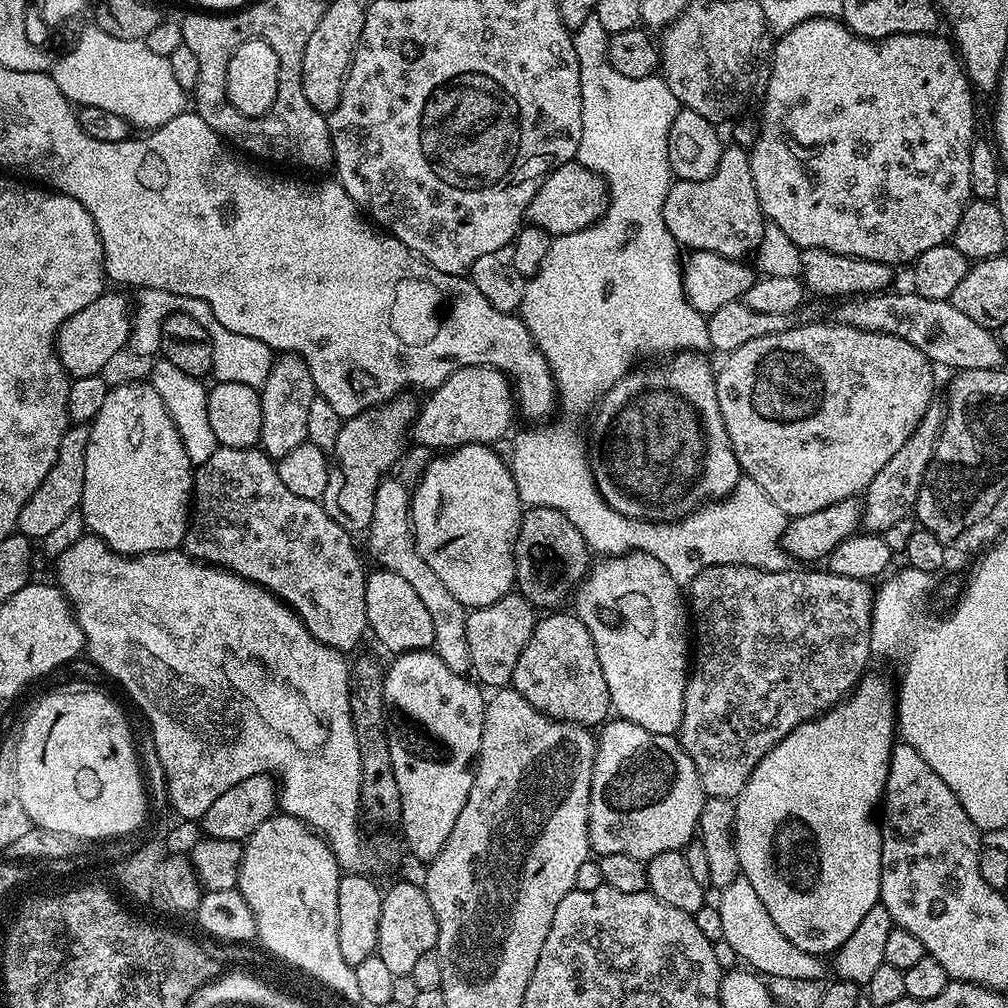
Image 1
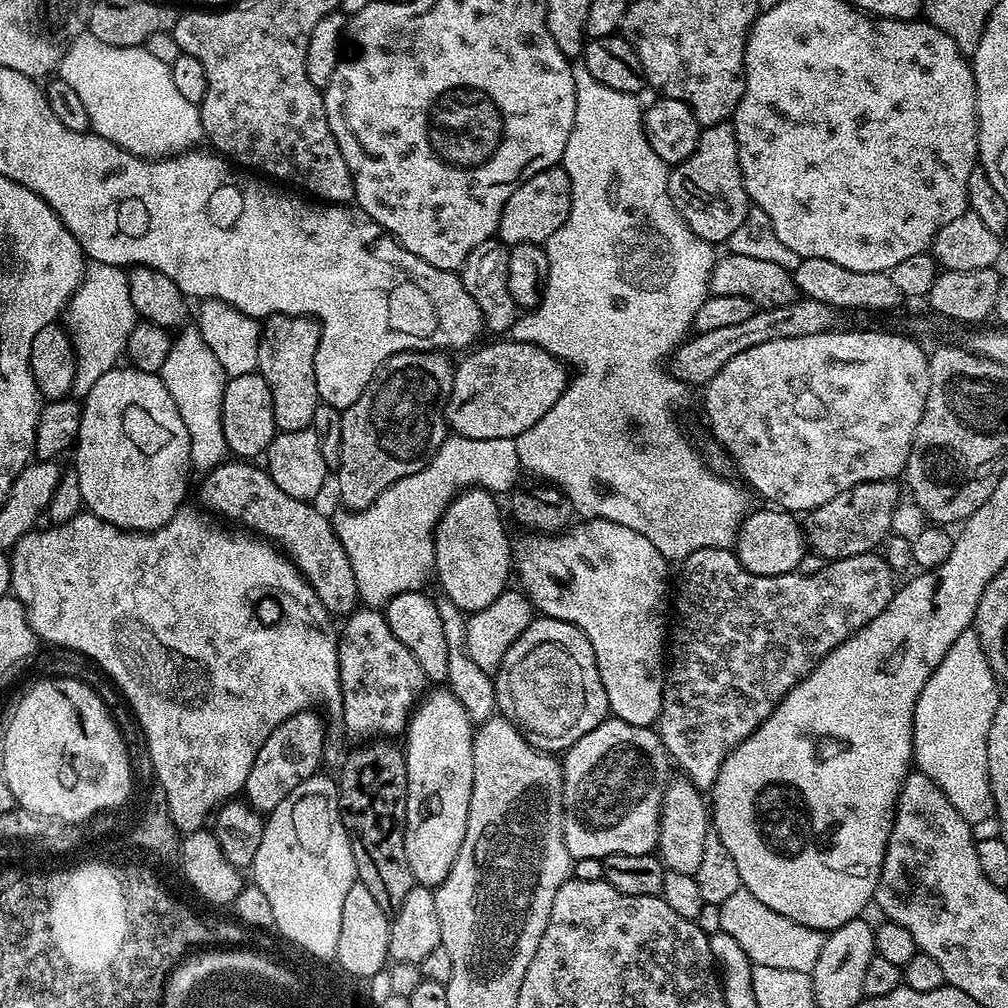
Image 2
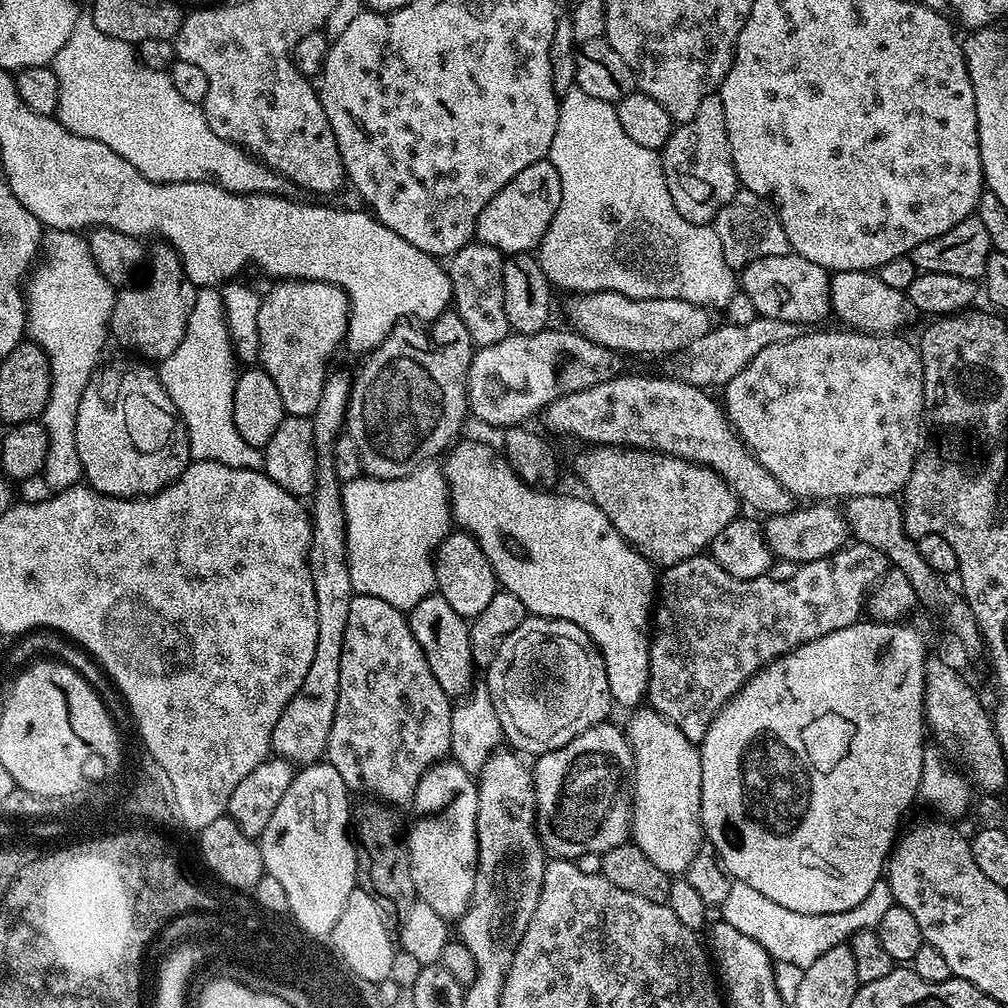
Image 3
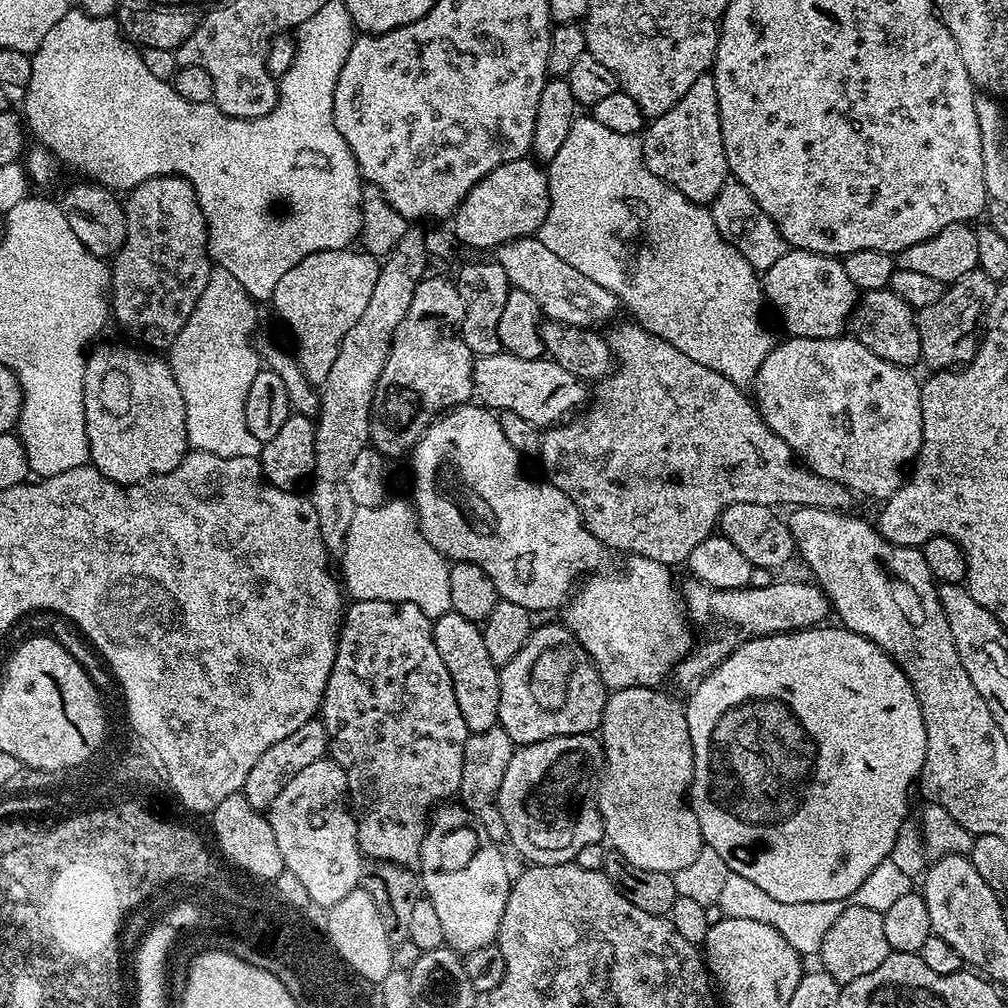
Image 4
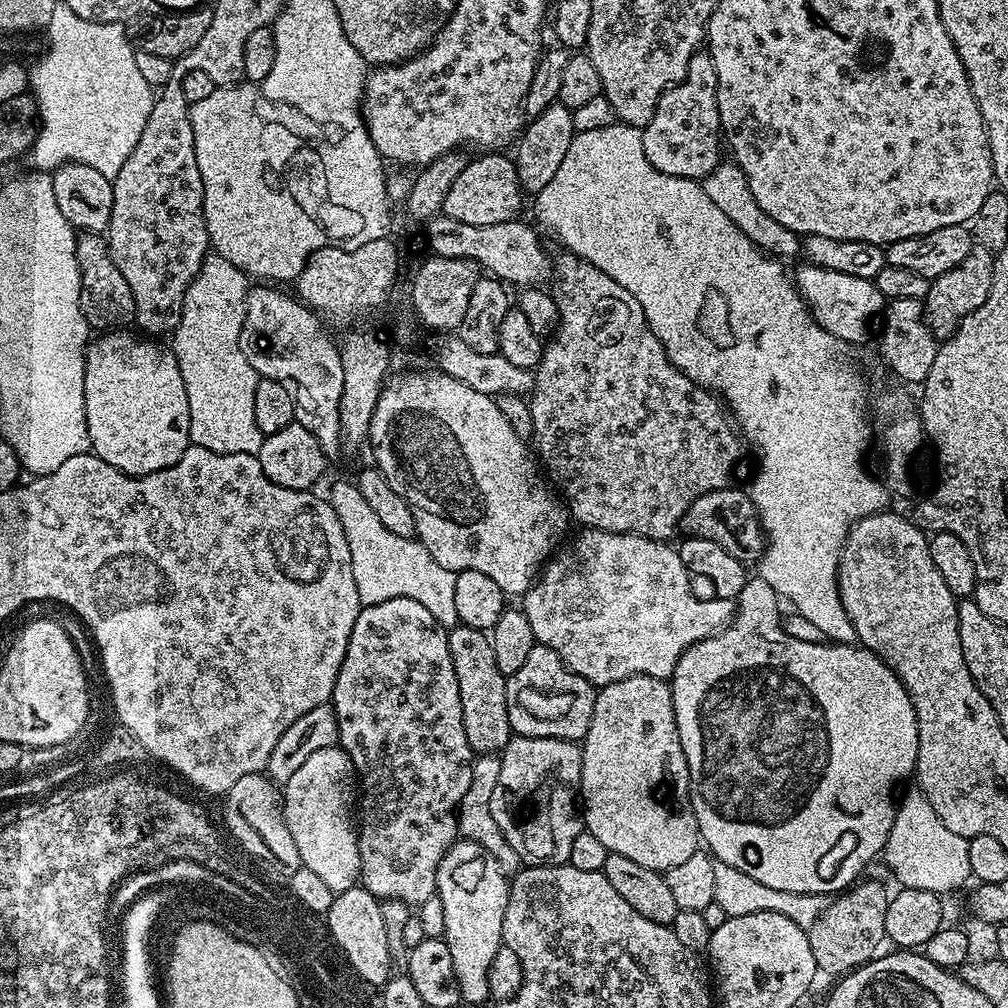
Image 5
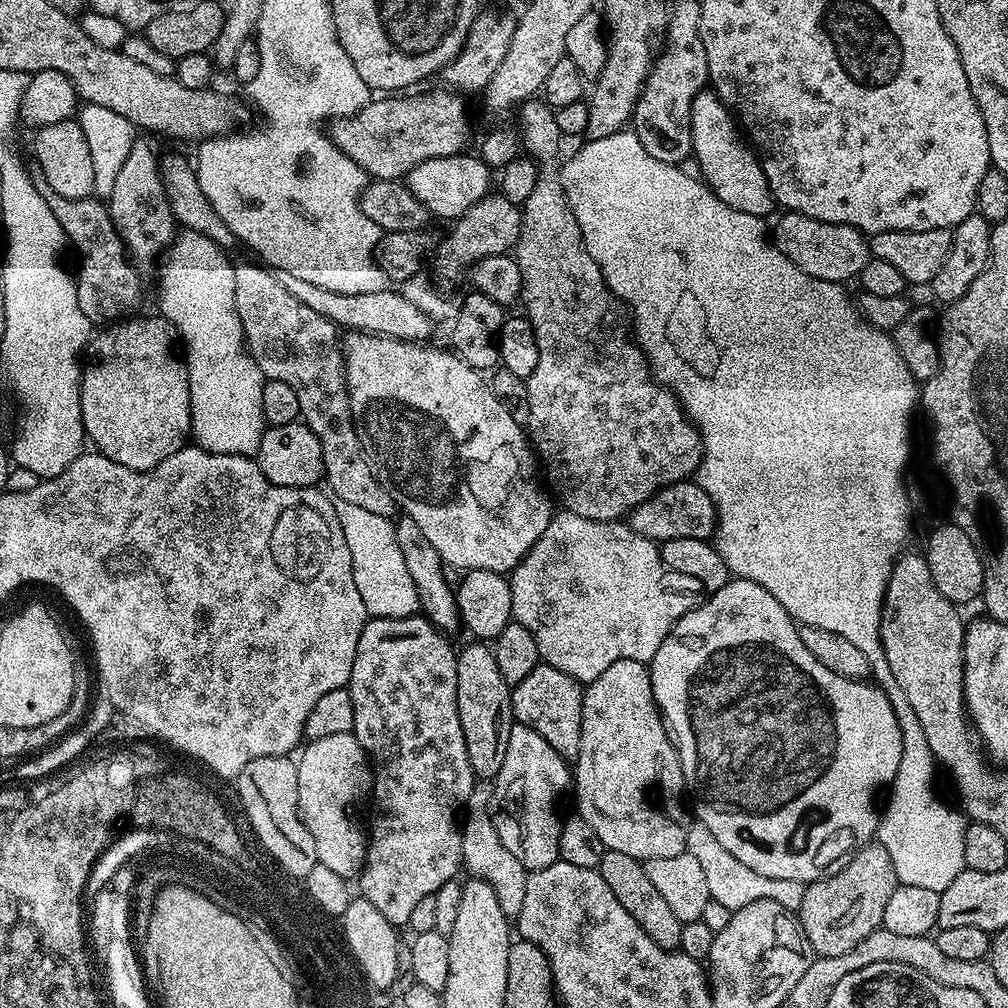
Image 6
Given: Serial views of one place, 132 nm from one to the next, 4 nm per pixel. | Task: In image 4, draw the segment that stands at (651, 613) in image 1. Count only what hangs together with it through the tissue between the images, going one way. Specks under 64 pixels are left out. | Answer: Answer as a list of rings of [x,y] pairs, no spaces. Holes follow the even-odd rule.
[[[476,402],[459,404],[457,408],[448,409],[443,416],[438,416],[432,421],[432,425],[426,429],[422,434],[422,438],[413,446],[410,453],[411,460],[412,496],[410,495],[410,500],[415,507],[420,532],[426,538],[426,542],[430,542],[430,546],[434,546],[434,550],[441,552],[449,561],[465,560],[471,564],[482,566],[482,570],[486,570],[486,574],[490,574],[490,582],[494,582],[496,595],[499,599],[514,602],[517,606],[522,606],[527,612],[533,614],[548,612],[551,608],[560,610],[568,603],[581,577],[585,574],[595,573],[601,567],[599,564],[604,560],[606,549],[604,545],[598,542],[598,538],[594,538],[594,534],[590,534],[590,530],[584,525],[578,506],[574,506],[574,502],[570,502],[570,498],[566,498],[566,494],[562,494],[562,490],[558,490],[558,486],[547,483],[543,479],[540,479],[541,481],[531,480],[524,473],[525,461],[522,459],[520,452],[514,450],[514,446],[510,446],[506,434],[502,434],[500,418],[495,411],[489,410]]]

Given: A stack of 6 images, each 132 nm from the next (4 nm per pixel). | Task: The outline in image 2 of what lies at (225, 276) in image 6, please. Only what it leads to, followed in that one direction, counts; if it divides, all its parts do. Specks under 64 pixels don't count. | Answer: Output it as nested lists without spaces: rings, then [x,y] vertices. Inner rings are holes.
[[[196,326],[185,327],[184,334],[173,343],[160,372],[160,381],[170,390],[182,422],[186,422],[186,434],[190,434],[190,458],[192,467],[200,474],[214,470],[229,459],[230,453],[222,434],[222,394],[226,375],[214,351],[203,340]]]

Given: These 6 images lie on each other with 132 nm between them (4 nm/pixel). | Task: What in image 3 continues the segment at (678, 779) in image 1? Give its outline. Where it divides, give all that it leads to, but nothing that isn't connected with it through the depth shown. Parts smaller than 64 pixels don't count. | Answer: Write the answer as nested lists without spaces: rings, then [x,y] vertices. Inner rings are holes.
[[[612,722],[595,724],[566,746],[535,757],[530,771],[536,795],[536,834],[549,857],[575,861],[582,854],[606,853],[629,839],[633,807],[626,770],[631,767],[627,735]]]

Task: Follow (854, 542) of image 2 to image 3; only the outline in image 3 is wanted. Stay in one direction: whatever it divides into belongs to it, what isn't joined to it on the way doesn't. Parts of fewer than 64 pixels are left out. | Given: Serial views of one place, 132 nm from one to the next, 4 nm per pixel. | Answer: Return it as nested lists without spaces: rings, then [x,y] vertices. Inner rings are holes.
[[[816,502],[808,507],[812,508],[796,506],[790,512],[777,512],[769,515],[767,517],[768,521],[766,519],[763,521],[764,541],[768,543],[768,549],[771,550],[773,557],[777,561],[789,560],[792,566],[809,564],[818,558],[826,558],[830,554],[834,554],[838,549],[845,547],[849,543],[848,522],[844,518],[843,511],[835,503]]]

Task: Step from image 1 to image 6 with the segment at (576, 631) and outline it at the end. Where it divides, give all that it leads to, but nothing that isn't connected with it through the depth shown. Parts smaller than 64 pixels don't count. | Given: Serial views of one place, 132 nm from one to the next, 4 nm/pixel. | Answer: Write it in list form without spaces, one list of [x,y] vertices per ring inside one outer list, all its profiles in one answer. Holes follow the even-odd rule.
[[[541,662],[512,688],[512,715],[515,723],[530,726],[530,730],[538,730],[538,734],[542,734],[542,738],[546,738],[546,742],[558,750],[562,759],[572,762],[582,742],[583,697],[584,688],[579,680]]]

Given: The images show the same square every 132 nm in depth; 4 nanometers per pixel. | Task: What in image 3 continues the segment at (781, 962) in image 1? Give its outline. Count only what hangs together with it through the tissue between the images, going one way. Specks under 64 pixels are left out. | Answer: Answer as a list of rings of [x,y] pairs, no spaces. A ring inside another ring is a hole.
[[[882,878],[874,884],[858,906],[842,910],[838,914],[798,914],[798,910],[786,910],[786,906],[778,906],[778,902],[766,898],[766,894],[758,894],[754,886],[733,882],[730,894],[726,894],[720,909],[724,915],[723,923],[734,926],[734,930],[746,934],[746,938],[754,938],[754,942],[767,950],[773,961],[794,962],[794,966],[805,969],[818,958],[822,958],[826,950],[849,941],[855,933],[874,930],[894,904],[889,884]]]

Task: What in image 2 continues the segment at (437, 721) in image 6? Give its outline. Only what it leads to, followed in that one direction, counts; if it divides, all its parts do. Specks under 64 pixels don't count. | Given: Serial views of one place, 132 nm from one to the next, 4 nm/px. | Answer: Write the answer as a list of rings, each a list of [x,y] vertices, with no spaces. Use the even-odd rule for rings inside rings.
[[[360,606],[343,624],[338,632],[338,666],[344,728],[356,742],[399,737],[408,727],[408,717],[418,697],[425,691],[422,666],[418,666],[414,654],[394,638],[383,611]]]

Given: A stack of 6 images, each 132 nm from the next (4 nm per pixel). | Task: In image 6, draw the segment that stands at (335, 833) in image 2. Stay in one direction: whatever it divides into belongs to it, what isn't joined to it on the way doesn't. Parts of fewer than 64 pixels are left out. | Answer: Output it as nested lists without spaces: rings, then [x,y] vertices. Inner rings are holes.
[[[351,732],[346,734],[330,734],[327,738],[308,740],[296,760],[298,770],[298,810],[306,830],[310,830],[310,838],[314,838],[314,850],[319,864],[334,870],[343,880],[352,882],[364,869],[364,859],[368,853],[366,828],[360,824],[360,816],[356,811],[360,803],[369,799],[372,790],[372,773],[374,771],[370,757],[358,738]]]

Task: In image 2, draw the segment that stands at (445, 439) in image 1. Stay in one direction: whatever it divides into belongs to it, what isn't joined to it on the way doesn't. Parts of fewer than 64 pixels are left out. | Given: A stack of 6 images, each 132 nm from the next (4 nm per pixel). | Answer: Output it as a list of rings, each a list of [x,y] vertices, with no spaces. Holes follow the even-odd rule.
[[[500,338],[497,344],[488,344],[469,351],[461,364],[455,365],[452,373],[452,389],[448,399],[445,419],[455,435],[466,438],[515,438],[521,436],[566,390],[570,372],[561,361],[533,344],[521,340]]]

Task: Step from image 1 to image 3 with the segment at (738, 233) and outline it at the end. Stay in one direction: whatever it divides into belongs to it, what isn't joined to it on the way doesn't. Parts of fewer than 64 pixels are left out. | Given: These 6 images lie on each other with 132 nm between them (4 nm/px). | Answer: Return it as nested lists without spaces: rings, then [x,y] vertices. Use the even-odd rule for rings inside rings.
[[[718,94],[705,98],[690,122],[673,127],[660,152],[660,165],[678,214],[690,222],[711,225],[718,212],[734,199],[738,181],[726,134],[726,110]]]

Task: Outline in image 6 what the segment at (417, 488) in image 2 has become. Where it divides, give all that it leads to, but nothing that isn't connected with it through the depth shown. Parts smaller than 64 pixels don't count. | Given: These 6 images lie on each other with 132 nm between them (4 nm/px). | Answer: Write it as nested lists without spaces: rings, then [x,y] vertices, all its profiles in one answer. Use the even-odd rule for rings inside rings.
[[[331,497],[334,514],[338,514],[338,522],[342,526],[342,534],[346,534],[346,546],[350,546],[350,562],[354,570],[354,582],[358,585],[358,594],[362,594],[362,602],[366,602],[369,617],[406,618],[420,612],[418,590],[414,590],[414,581],[410,579],[410,570],[406,570],[406,558],[402,558],[402,550],[398,550],[398,538],[393,521],[387,516],[370,514],[370,510],[362,510],[351,502],[342,502],[342,498]]]

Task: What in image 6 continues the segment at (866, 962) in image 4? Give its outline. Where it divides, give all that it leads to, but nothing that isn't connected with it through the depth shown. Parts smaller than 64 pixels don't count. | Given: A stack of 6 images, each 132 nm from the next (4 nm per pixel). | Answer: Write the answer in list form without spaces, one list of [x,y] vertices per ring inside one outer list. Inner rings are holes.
[[[869,842],[861,847],[838,874],[809,881],[804,887],[802,906],[796,910],[796,917],[813,953],[822,957],[846,954],[862,938],[881,927],[886,905],[899,884],[894,862],[878,842]]]

